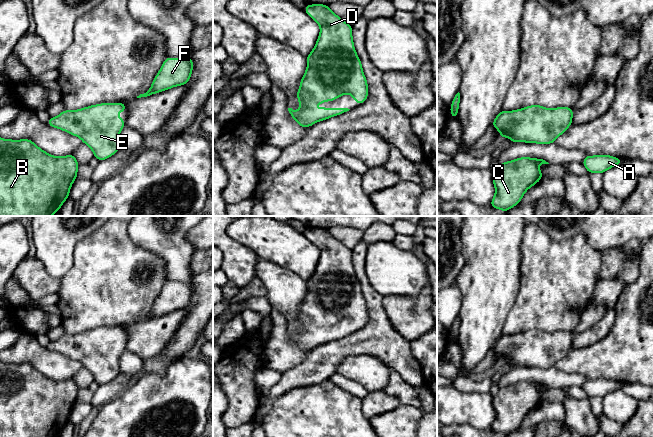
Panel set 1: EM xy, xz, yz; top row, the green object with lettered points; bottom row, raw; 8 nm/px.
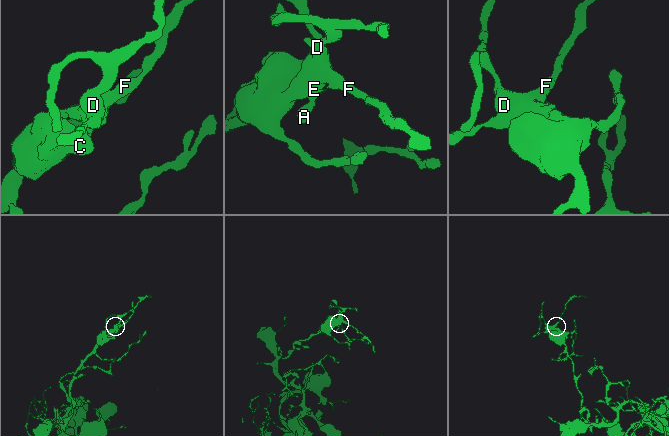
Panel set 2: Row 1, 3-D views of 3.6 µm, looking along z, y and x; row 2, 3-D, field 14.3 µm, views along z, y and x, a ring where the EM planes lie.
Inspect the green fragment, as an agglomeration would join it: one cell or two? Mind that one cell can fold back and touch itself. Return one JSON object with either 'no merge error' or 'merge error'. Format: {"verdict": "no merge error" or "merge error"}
{"verdict": "no merge error"}

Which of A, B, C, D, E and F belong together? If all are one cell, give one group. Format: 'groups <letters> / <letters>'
groups A B C D E F

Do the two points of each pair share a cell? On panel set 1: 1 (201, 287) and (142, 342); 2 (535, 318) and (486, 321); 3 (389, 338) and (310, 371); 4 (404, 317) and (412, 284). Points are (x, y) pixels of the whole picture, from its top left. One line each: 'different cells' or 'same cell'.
1: different cells
2: different cells
3: same cell
4: different cells

